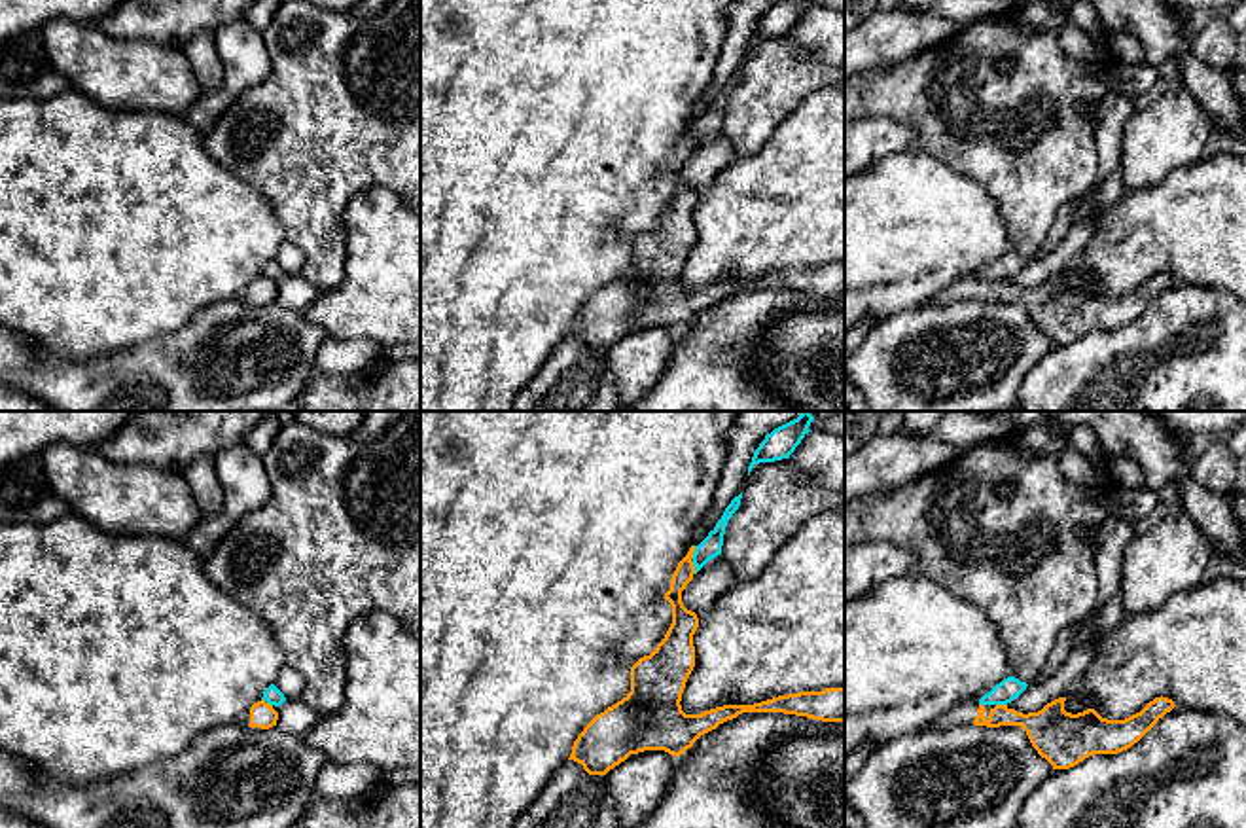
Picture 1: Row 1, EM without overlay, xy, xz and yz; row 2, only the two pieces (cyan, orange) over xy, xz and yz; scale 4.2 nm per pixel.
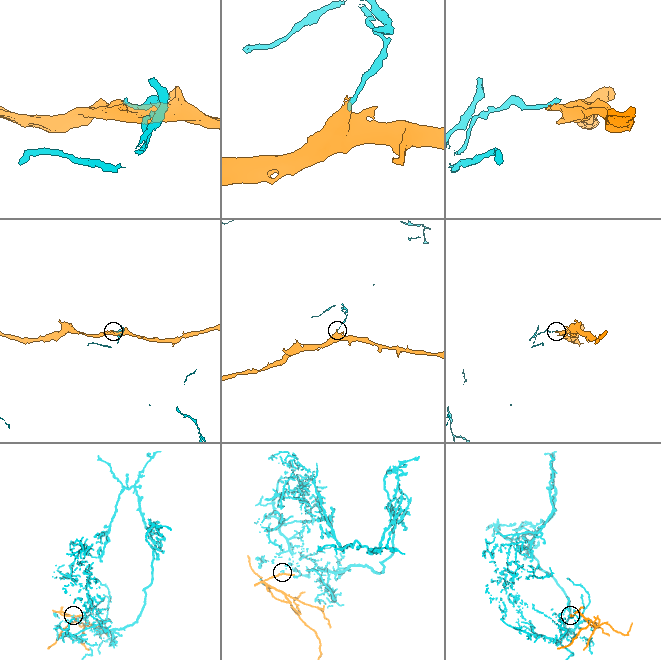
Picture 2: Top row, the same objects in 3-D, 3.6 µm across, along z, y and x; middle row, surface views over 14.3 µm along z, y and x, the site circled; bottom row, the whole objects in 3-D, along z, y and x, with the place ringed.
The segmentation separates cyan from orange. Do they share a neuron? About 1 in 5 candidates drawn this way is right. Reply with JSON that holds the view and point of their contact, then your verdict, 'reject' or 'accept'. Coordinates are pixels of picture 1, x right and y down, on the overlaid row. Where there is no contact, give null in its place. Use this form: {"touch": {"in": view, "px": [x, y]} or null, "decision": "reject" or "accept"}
{"touch": {"in": "xz", "px": [695, 552]}, "decision": "reject"}

